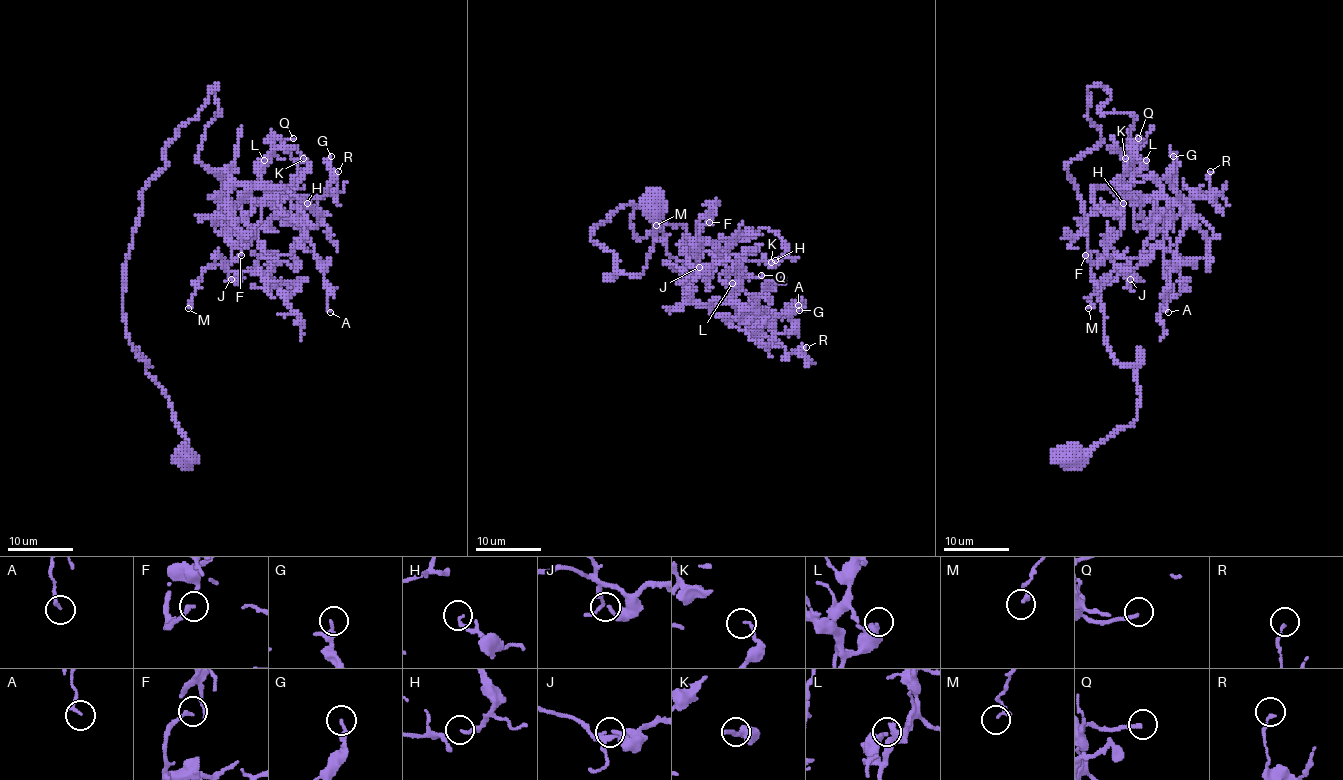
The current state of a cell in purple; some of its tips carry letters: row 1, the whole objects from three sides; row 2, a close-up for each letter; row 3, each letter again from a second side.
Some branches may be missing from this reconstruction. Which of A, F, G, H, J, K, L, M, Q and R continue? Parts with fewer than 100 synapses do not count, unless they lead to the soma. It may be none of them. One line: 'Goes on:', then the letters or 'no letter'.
Goes on: no letter

